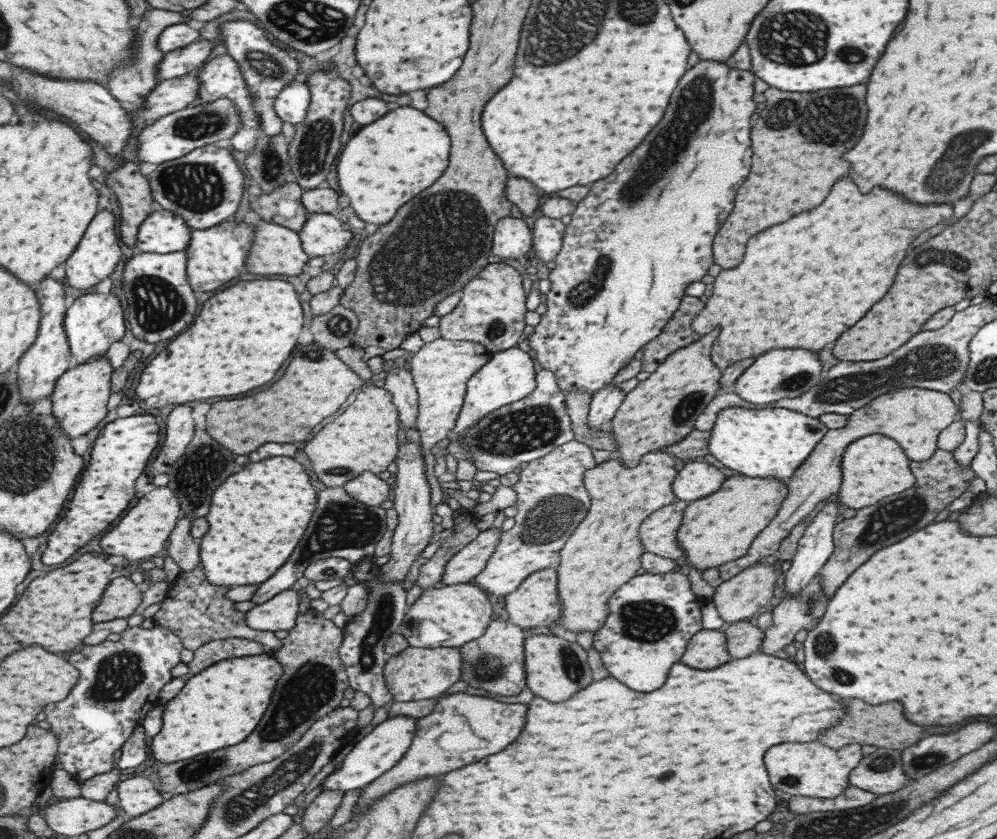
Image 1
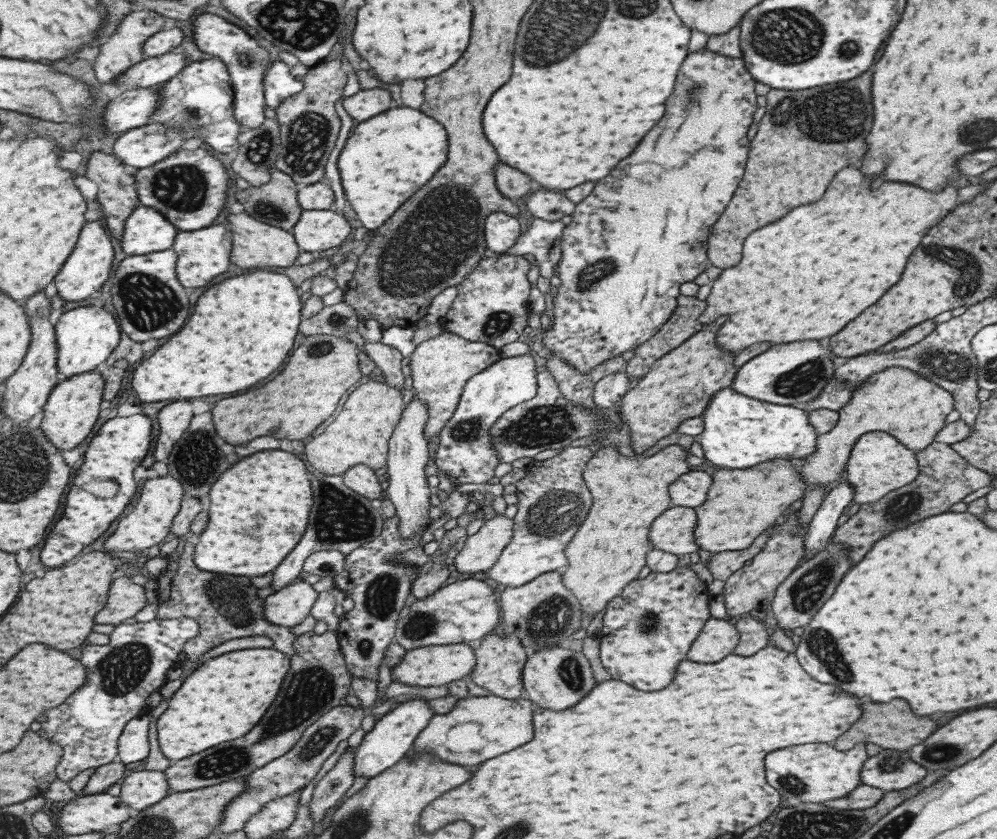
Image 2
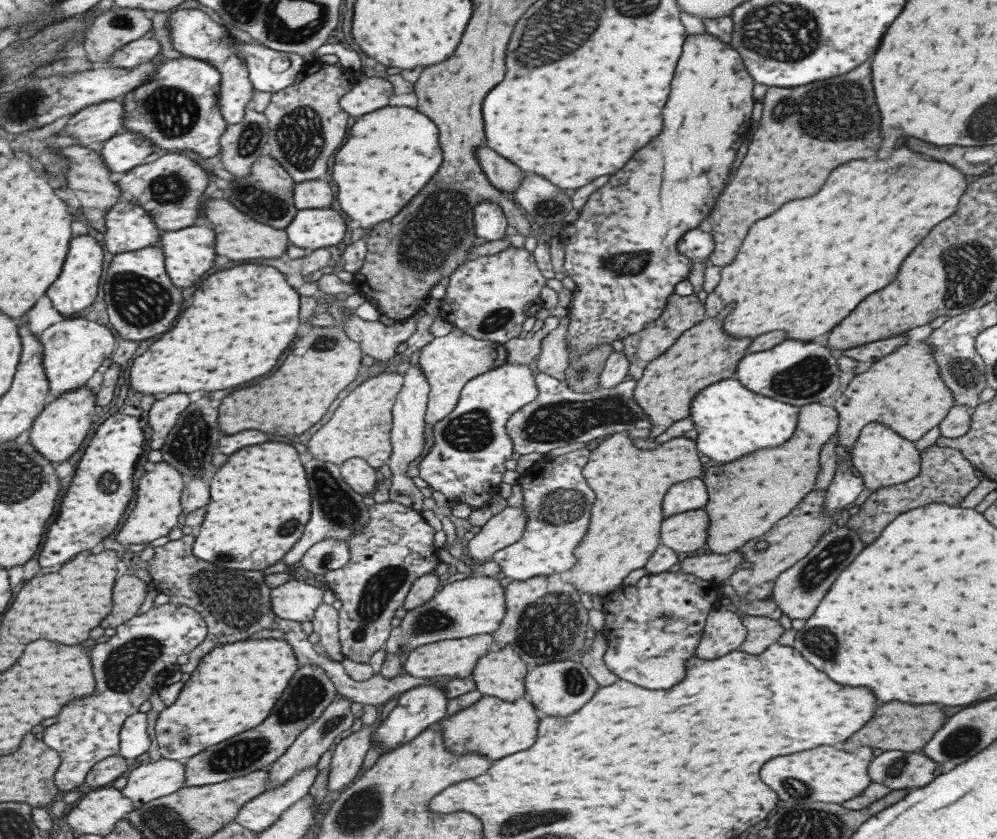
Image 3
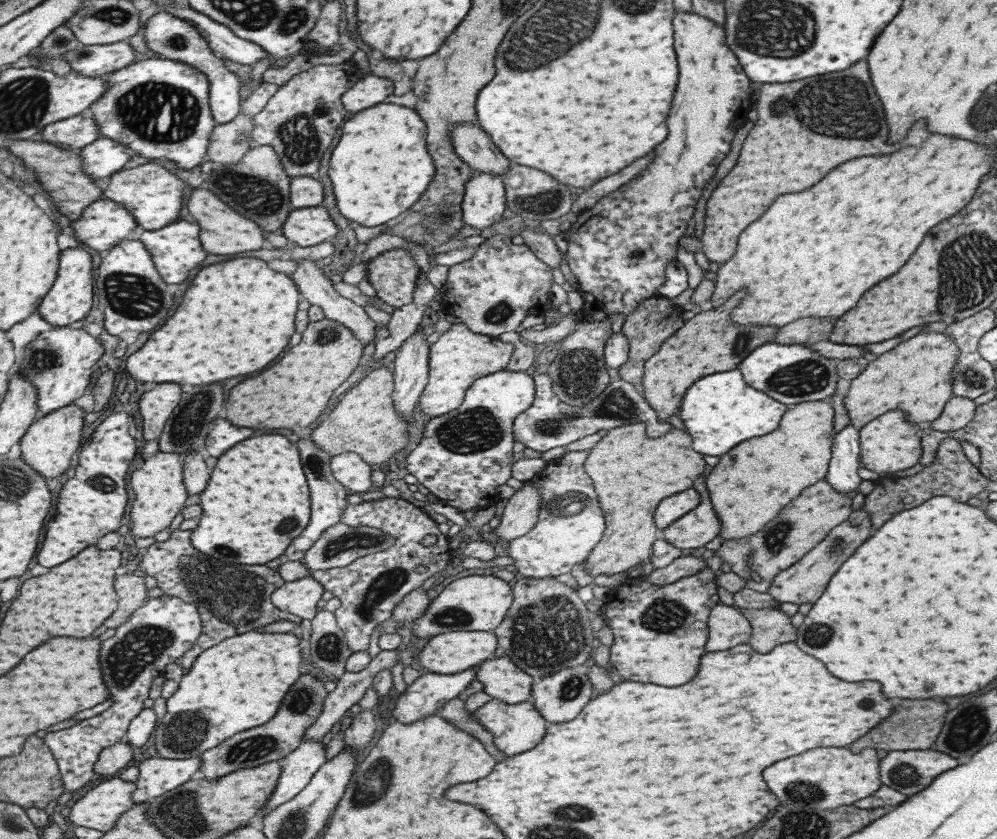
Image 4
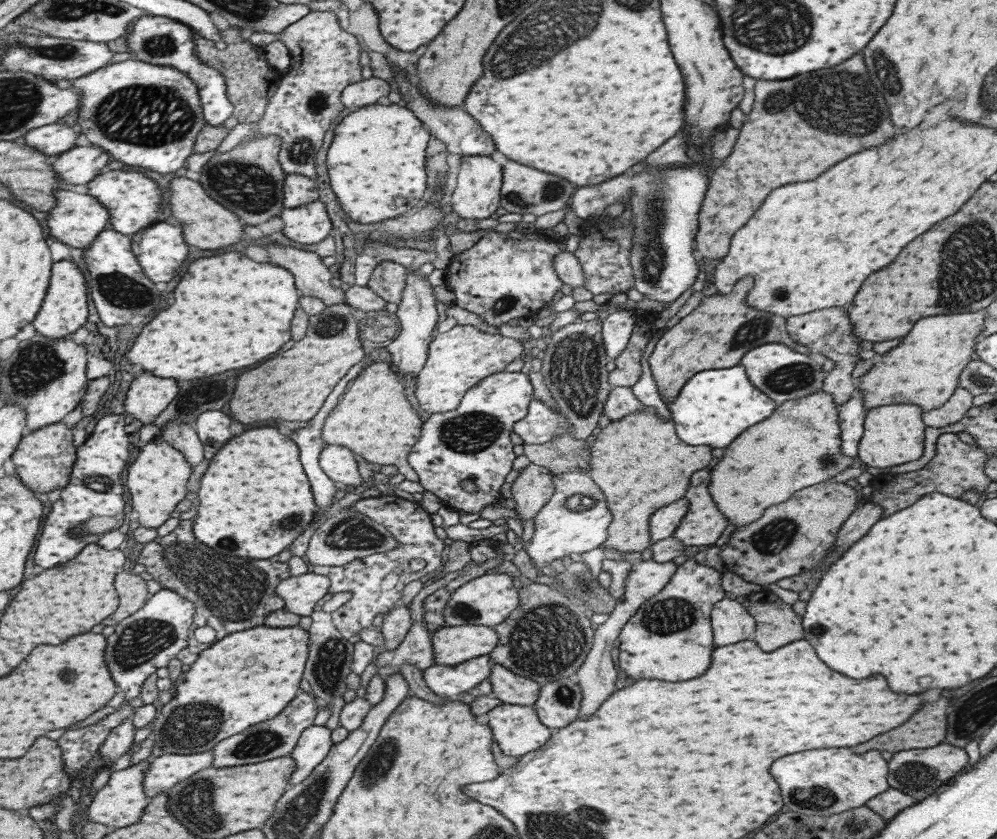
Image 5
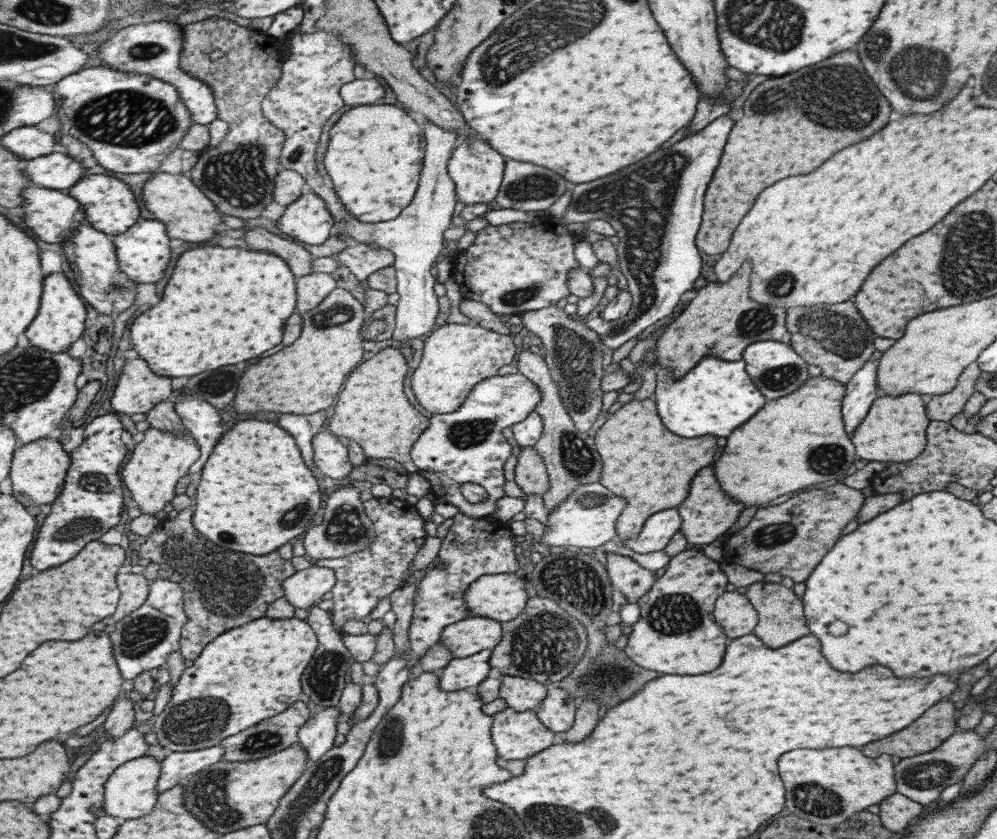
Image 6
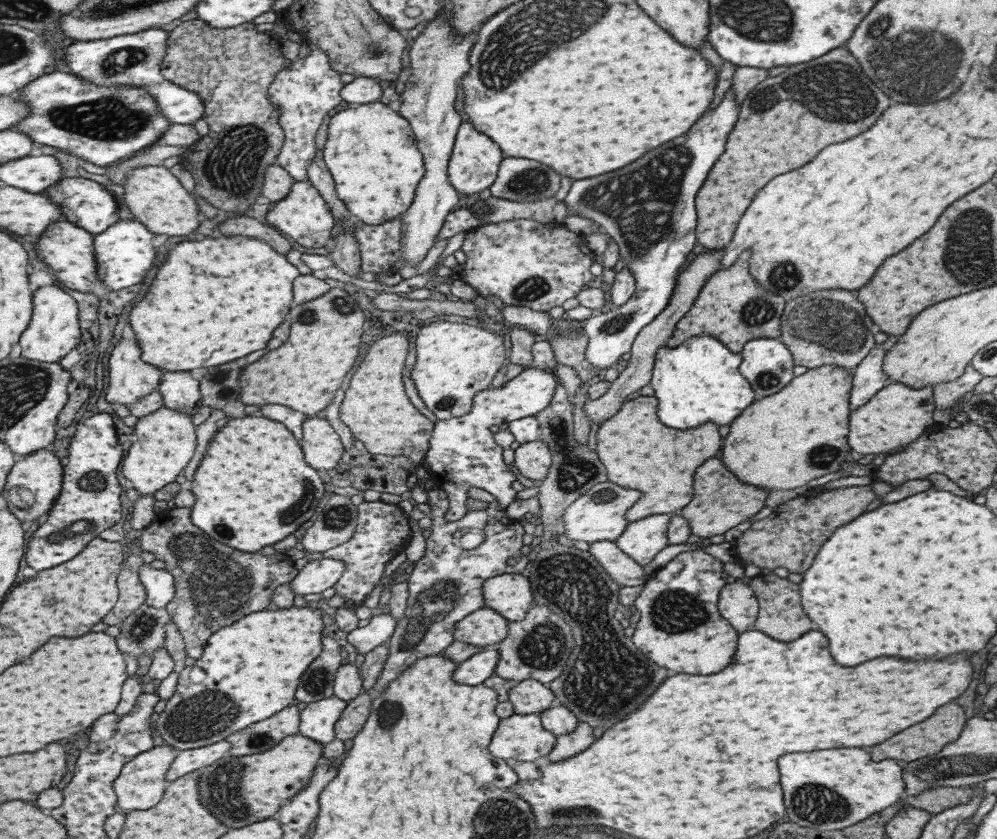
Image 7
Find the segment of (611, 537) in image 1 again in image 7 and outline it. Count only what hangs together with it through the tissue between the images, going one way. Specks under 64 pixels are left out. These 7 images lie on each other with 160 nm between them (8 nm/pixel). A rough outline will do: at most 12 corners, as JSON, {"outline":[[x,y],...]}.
{"outline":[[653,395],[596,431],[607,480],[641,492],[628,523],[675,514],[695,468],[721,448],[715,424],[665,428]]}

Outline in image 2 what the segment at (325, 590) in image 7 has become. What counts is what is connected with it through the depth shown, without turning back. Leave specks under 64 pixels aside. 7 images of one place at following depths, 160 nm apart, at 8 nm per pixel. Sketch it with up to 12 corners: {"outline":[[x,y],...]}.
{"outline":[[299,581],[265,598],[265,618],[299,626],[319,596]]}

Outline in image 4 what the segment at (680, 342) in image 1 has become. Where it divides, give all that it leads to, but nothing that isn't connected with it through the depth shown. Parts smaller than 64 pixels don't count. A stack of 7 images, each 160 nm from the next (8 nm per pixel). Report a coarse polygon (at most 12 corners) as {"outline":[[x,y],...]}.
{"outline":[[671,297],[643,299],[625,318],[619,379],[638,386],[644,362],[684,322]]}

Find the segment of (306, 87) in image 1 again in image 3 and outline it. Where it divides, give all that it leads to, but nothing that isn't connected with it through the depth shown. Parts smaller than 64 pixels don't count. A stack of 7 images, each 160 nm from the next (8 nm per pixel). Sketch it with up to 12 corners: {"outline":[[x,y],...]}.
{"outline":[[239,42],[254,87],[272,95],[292,85],[303,55]]}

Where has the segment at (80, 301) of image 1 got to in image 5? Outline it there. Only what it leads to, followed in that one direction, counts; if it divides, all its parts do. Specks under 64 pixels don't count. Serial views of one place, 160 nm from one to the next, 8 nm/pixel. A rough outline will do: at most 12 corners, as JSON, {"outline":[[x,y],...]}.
{"outline":[[37,334],[3,364],[3,404],[28,432],[61,422],[88,391],[87,347]]}

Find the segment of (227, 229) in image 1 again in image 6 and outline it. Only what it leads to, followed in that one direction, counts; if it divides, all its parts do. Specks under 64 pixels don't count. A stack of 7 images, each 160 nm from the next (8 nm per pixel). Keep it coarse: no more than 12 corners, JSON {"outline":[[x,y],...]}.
{"outline":[[139,219],[115,236],[120,267],[139,284],[165,278],[169,228]]}

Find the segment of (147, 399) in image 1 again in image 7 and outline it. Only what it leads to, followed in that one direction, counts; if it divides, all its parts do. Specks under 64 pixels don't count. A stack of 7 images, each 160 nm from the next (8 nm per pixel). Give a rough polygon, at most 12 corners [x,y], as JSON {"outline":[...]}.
{"outline":[[259,238],[177,244],[131,324],[183,372],[263,350],[301,272]]}

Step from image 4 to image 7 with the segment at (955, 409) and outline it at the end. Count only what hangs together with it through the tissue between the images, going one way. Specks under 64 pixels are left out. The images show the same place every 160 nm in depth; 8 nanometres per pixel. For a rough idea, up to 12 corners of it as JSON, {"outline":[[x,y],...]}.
{"outline":[[967,363],[961,377],[932,386],[934,408],[954,406],[981,375]]}

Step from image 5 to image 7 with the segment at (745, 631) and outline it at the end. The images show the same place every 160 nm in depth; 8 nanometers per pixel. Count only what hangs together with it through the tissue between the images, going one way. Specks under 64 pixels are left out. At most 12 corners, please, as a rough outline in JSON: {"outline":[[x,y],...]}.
{"outline":[[735,580],[718,595],[718,612],[737,632],[758,614],[751,588]]}

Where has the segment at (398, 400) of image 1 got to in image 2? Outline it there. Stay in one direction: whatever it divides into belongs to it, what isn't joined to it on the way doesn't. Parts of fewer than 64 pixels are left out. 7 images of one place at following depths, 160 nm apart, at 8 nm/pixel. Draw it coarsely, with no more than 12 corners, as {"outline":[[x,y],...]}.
{"outline":[[381,341],[363,348],[384,382],[402,392],[404,377],[396,348]]}

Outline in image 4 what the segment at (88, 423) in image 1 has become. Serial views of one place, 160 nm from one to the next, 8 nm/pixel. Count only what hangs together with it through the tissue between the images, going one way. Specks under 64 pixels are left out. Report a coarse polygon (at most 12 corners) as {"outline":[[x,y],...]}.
{"outline":[[70,404],[39,417],[20,442],[45,478],[71,468],[85,414]]}

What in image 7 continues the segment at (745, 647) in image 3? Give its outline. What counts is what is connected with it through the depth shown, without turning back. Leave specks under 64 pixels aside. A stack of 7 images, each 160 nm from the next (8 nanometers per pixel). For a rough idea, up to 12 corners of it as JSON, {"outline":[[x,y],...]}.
{"outline":[[769,573],[747,586],[758,602],[753,626],[789,642],[813,630],[797,584]]}

